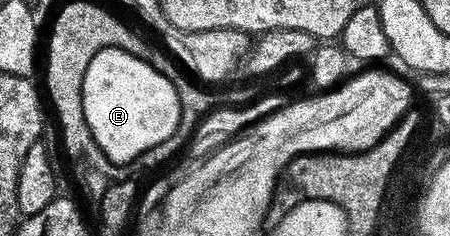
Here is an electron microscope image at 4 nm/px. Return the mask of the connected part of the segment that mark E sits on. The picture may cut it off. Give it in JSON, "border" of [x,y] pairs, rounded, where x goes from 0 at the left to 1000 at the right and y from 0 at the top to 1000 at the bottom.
{"border":[[[242,195],[204,246],[189,297],[182,407],[202,576],[211,576],[220,627],[229,627],[256,703],[300,703],[338,653],[351,653],[393,572],[402,445],[389,373],[380,373],[376,343],[342,280],[276,195]]]}

